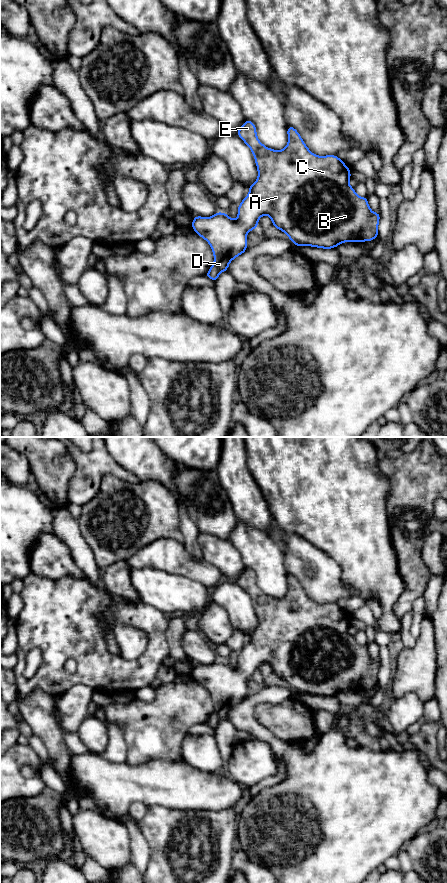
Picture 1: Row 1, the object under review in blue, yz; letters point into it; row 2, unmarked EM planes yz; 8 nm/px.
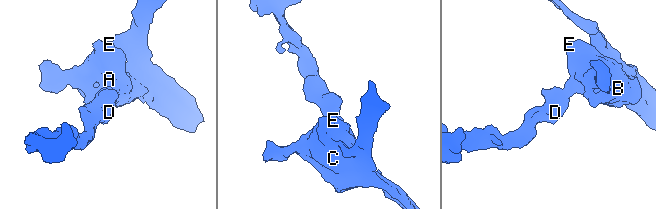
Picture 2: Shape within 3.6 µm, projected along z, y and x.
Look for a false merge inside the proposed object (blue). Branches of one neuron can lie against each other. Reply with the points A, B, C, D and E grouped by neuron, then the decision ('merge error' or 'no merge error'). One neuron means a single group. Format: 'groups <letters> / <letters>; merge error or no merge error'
groups A B C D E; no merge error

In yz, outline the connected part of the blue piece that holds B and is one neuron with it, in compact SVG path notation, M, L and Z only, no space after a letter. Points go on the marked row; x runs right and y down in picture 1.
M246 120L236 133L251 149L258 170L257 180L250 185L248 195L238 205L237 219L231 219L226 213L217 212L211 217L194 216L191 227L205 239L214 255L214 262L206 273L206 277L217 281L219 274L227 271L229 263L247 250L247 234L257 229L259 219L263 215L271 218L273 226L287 234L295 246L311 246L323 249L336 248L344 242L372 241L377 236L380 213L374 213L366 197L360 197L349 185L351 169L336 155L318 156L313 154L304 143L298 131L288 126L288 144L280 150L263 145L256 132L255 124Z

